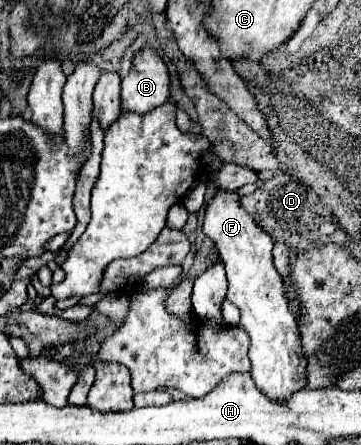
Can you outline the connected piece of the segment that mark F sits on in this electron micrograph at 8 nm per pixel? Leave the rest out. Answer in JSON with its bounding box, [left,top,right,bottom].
[204,192,306,398]

